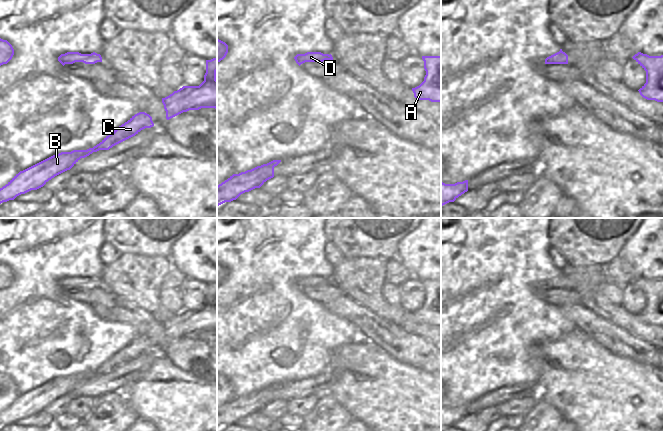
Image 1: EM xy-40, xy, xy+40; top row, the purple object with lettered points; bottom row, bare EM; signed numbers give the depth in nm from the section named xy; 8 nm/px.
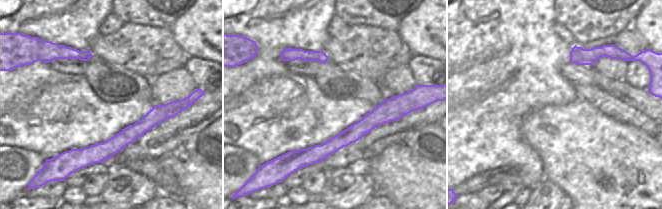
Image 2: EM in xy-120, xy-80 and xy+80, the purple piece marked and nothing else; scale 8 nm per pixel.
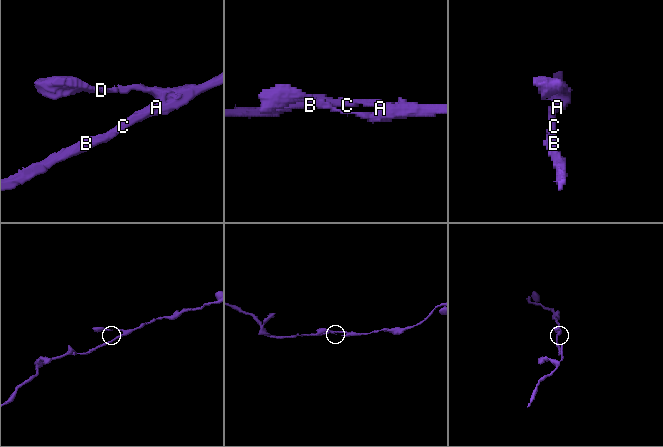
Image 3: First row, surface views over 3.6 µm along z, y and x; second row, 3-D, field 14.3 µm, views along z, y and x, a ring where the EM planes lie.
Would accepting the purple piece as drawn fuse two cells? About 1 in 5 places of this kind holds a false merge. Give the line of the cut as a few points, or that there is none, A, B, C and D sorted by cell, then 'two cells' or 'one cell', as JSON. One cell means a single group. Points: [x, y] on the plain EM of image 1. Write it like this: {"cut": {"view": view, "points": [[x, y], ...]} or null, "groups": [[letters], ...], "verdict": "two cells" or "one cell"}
{"cut": null, "groups": [["A", "B", "C", "D"]], "verdict": "one cell"}

